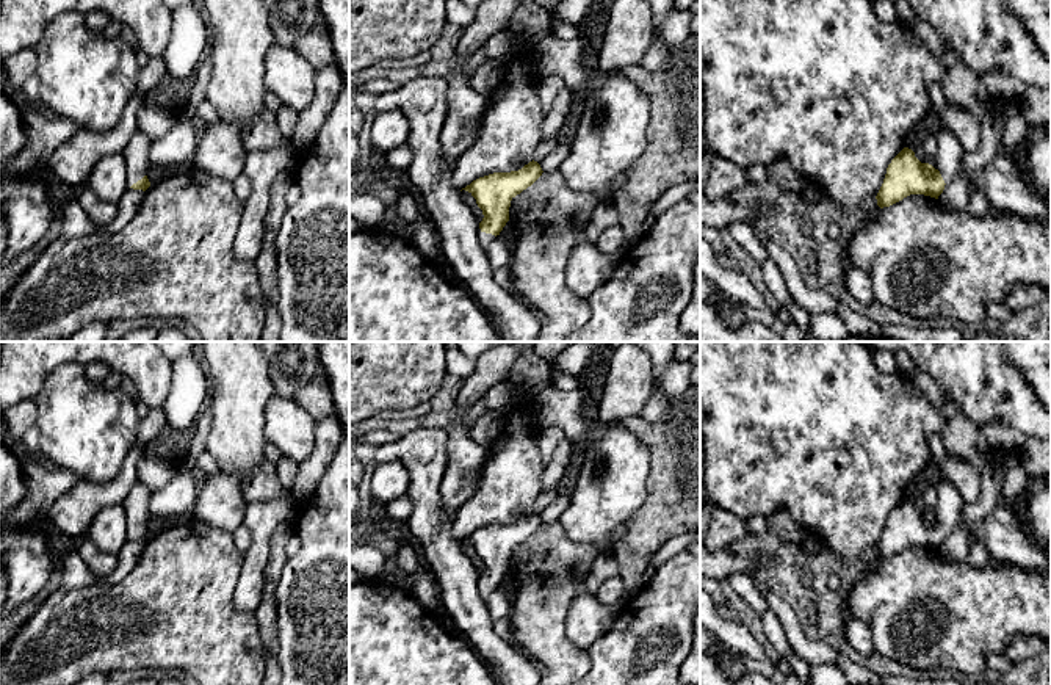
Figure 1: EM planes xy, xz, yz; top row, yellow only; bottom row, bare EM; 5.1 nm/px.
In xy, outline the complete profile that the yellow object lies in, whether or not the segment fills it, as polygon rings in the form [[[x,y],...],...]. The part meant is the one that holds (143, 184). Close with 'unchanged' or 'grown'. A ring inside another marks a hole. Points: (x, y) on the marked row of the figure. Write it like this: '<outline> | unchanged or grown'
[[[136,132],[124,146],[128,188],[146,191],[150,187],[147,179],[150,144],[152,141],[144,133]]] | grown

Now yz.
[[[938,132],[938,152],[934,161],[921,163],[915,152],[904,147],[888,165],[883,183],[876,196],[880,208],[890,207],[910,194],[938,199],[944,185],[959,172],[965,150],[954,133]]] | grown

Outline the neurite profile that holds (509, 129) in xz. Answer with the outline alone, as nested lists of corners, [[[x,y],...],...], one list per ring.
[[[523,44],[523,49],[504,63],[504,78],[487,99],[484,113],[478,121],[476,140],[453,166],[451,182],[456,188],[462,190],[473,180],[493,172],[518,171],[533,161],[533,152],[542,141],[545,118],[540,108],[537,80],[533,67],[533,47]]]

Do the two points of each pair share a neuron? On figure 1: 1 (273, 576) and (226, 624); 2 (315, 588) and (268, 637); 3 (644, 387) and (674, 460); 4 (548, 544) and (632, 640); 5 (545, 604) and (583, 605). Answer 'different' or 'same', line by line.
1: different
2: different
3: different
4: different
5: different

